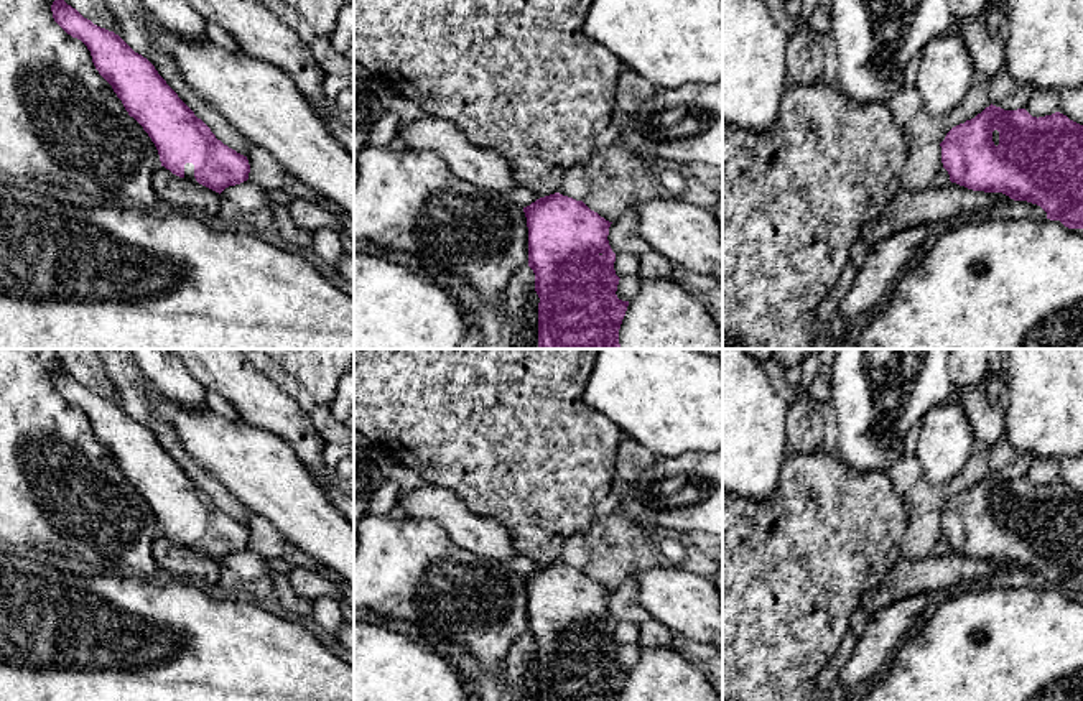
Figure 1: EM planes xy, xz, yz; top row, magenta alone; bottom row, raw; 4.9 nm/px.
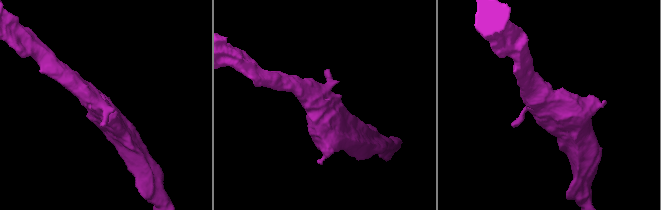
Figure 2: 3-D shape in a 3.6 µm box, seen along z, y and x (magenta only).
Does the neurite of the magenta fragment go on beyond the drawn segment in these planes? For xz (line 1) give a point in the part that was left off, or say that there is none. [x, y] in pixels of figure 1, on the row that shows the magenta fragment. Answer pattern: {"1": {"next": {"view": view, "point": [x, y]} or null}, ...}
{"1": {"next": null}}

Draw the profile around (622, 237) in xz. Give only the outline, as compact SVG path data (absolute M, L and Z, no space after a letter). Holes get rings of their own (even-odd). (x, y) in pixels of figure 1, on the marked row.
M634 209L625 211L611 224L607 240L616 255L644 255L650 250L650 245L639 235L637 212Z

